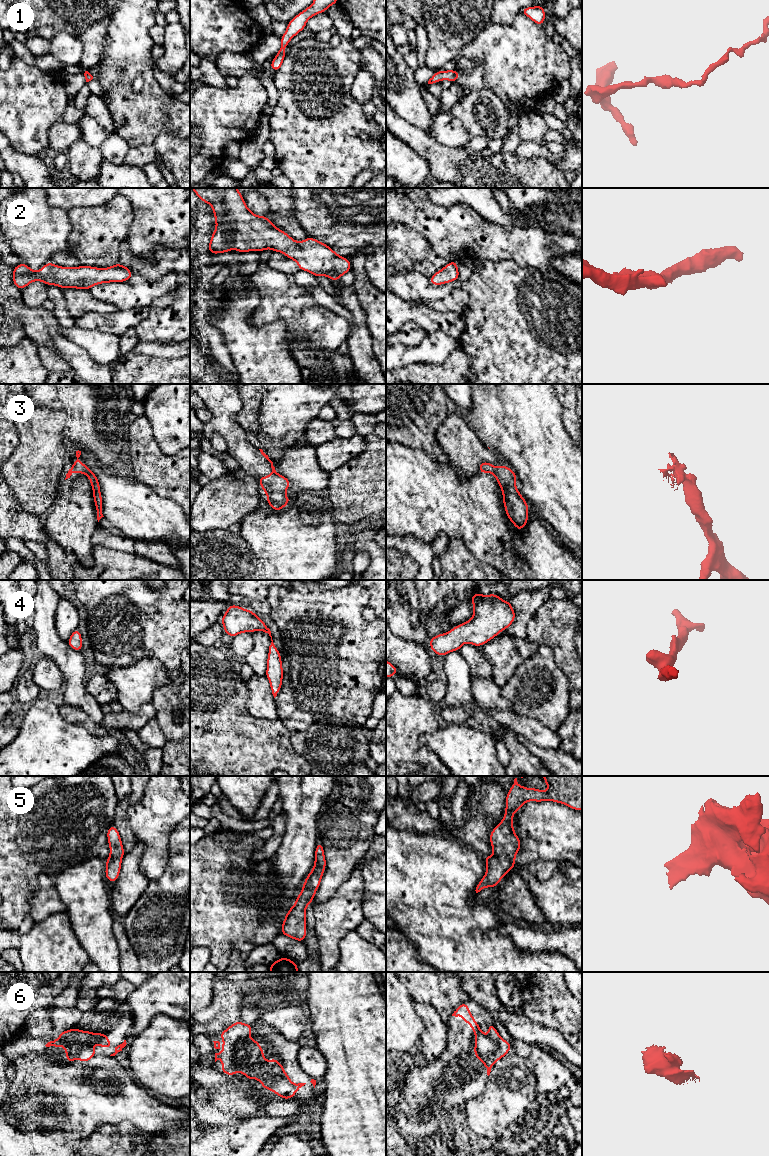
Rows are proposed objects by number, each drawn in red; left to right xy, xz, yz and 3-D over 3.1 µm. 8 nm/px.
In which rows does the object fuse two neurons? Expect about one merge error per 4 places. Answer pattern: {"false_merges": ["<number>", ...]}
{"false_merges": []}

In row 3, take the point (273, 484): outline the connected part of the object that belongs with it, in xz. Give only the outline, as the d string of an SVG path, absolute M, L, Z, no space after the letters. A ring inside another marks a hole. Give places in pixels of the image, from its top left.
M259 449L261 454L271 463L272 473L268 476L258 478L260 487L268 495L266 497L269 506L273 511L280 511L291 500L285 494L286 490L290 487L290 480L278 474L273 466L273 462L269 459L262 449Z

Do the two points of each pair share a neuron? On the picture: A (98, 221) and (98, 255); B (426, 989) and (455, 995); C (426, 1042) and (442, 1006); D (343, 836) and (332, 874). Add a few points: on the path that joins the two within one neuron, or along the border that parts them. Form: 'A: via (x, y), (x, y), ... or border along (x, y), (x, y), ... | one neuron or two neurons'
A: via (98, 229), (98, 247) | one neuron
B: via (433, 989), (448, 991) | one neuron
C: border along (419, 1001), (430, 1004), (446, 1026) | two neurons
D: via (343, 845), (339, 865) | one neuron

